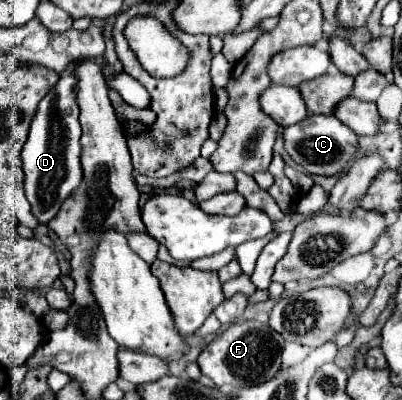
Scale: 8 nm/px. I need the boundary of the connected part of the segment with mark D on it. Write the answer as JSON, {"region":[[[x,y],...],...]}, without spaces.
{"region":[[[73,62],[61,72],[55,88],[41,100],[37,114],[31,122],[29,138],[23,146],[23,170],[25,170],[25,196],[31,202],[33,214],[41,224],[51,222],[57,210],[69,194],[81,184],[81,126],[79,126],[79,106],[77,106],[77,78],[73,72]]]}

